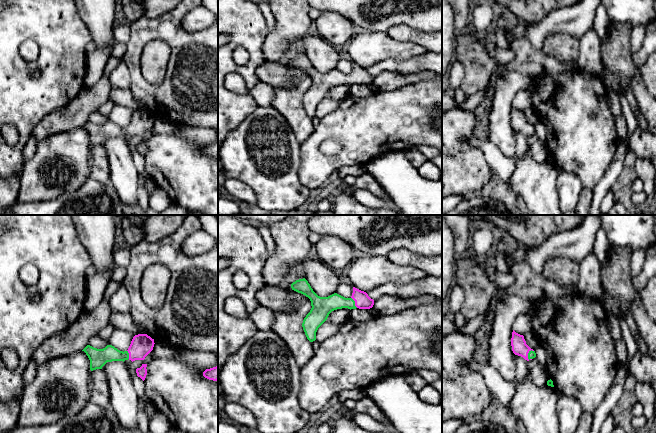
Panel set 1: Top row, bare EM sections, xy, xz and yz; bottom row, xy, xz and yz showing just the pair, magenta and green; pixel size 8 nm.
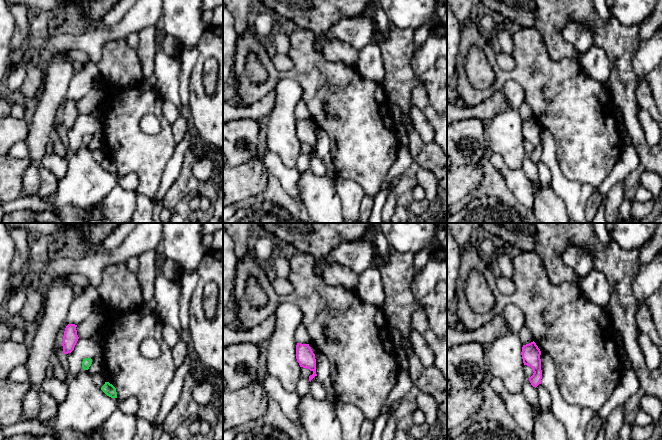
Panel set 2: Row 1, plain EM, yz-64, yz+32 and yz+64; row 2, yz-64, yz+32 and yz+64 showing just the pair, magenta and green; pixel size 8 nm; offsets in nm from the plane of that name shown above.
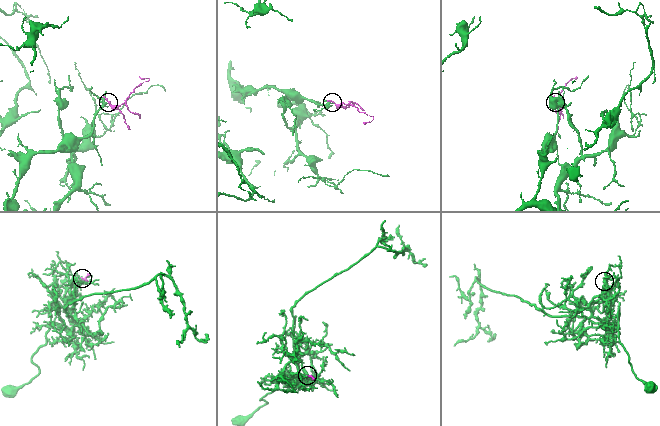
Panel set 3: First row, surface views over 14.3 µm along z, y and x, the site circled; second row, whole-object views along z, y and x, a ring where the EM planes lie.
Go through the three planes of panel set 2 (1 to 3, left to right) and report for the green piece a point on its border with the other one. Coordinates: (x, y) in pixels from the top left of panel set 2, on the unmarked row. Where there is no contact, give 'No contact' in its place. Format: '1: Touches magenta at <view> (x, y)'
1: No contact
2: No contact
3: No contact

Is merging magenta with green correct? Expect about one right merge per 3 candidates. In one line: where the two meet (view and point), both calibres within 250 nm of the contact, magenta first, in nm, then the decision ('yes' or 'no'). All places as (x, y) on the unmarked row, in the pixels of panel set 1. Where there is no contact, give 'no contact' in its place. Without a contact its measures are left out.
meets magenta in xz at (355, 78); 130 nm thick on the magenta side, 140 nm on the other; yes

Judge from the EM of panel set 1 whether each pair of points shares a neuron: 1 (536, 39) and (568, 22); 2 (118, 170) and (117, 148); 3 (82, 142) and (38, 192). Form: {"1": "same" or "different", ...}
{"1": "same", "2": "same", "3": "same"}

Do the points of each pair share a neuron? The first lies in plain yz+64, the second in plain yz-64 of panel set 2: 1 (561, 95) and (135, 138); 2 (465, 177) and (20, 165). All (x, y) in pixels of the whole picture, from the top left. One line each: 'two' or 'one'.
1: one
2: one

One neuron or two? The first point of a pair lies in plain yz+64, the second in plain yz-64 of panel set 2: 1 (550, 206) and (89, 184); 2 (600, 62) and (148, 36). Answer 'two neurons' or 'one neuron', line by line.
1: one neuron
2: one neuron

